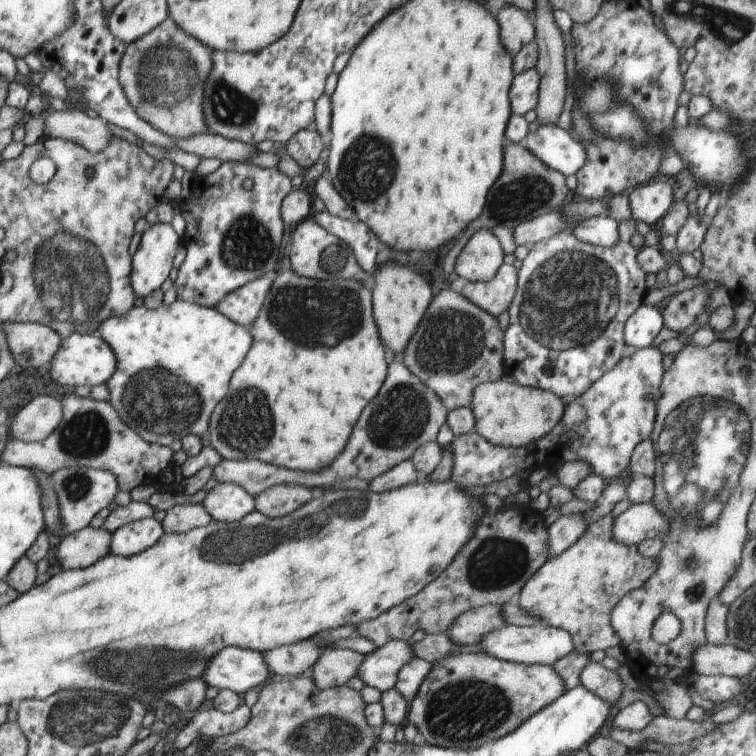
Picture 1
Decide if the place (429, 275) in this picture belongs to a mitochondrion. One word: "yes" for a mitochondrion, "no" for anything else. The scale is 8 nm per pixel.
no

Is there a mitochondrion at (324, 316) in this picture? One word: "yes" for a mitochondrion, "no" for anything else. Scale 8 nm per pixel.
yes

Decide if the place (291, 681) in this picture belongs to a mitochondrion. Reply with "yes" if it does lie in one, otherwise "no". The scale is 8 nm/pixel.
no

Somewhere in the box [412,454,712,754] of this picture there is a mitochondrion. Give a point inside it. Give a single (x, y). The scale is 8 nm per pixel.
(467, 709)

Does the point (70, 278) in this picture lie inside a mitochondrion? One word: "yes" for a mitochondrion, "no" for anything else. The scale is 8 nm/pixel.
yes

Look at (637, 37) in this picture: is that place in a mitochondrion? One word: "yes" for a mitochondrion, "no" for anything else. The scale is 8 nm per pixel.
no

